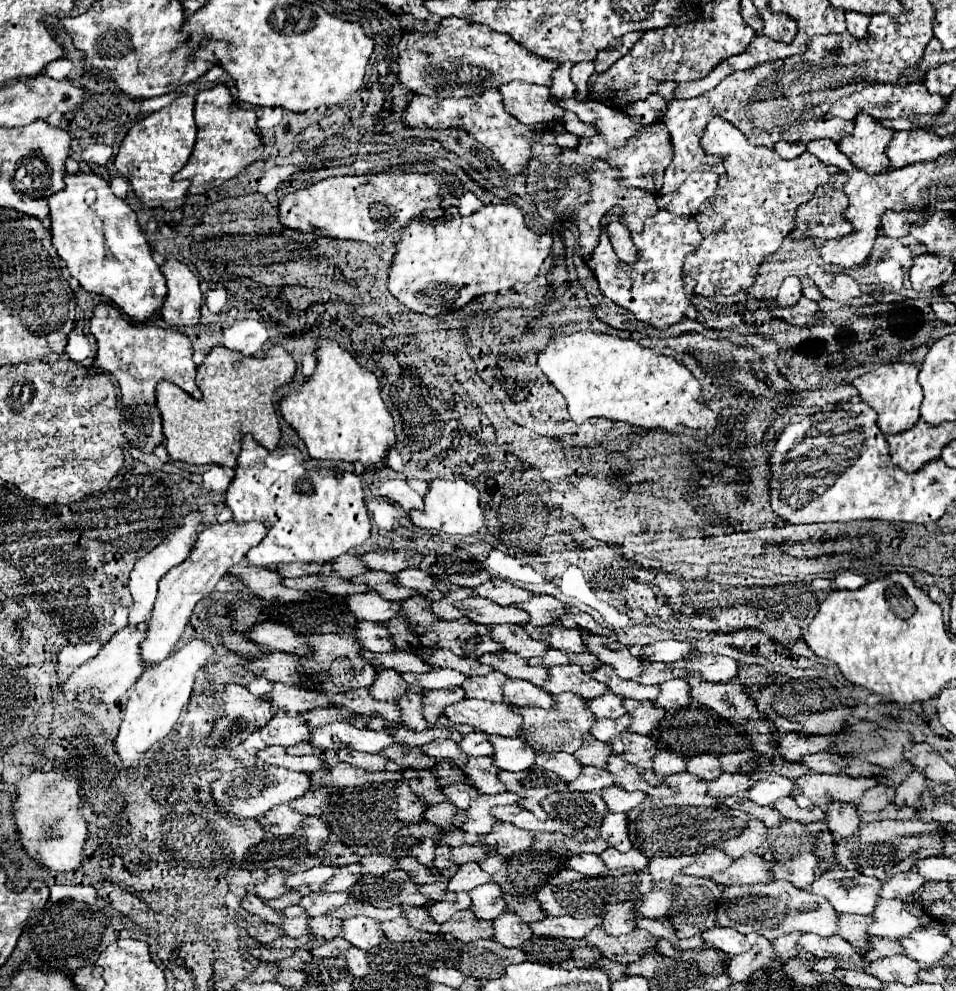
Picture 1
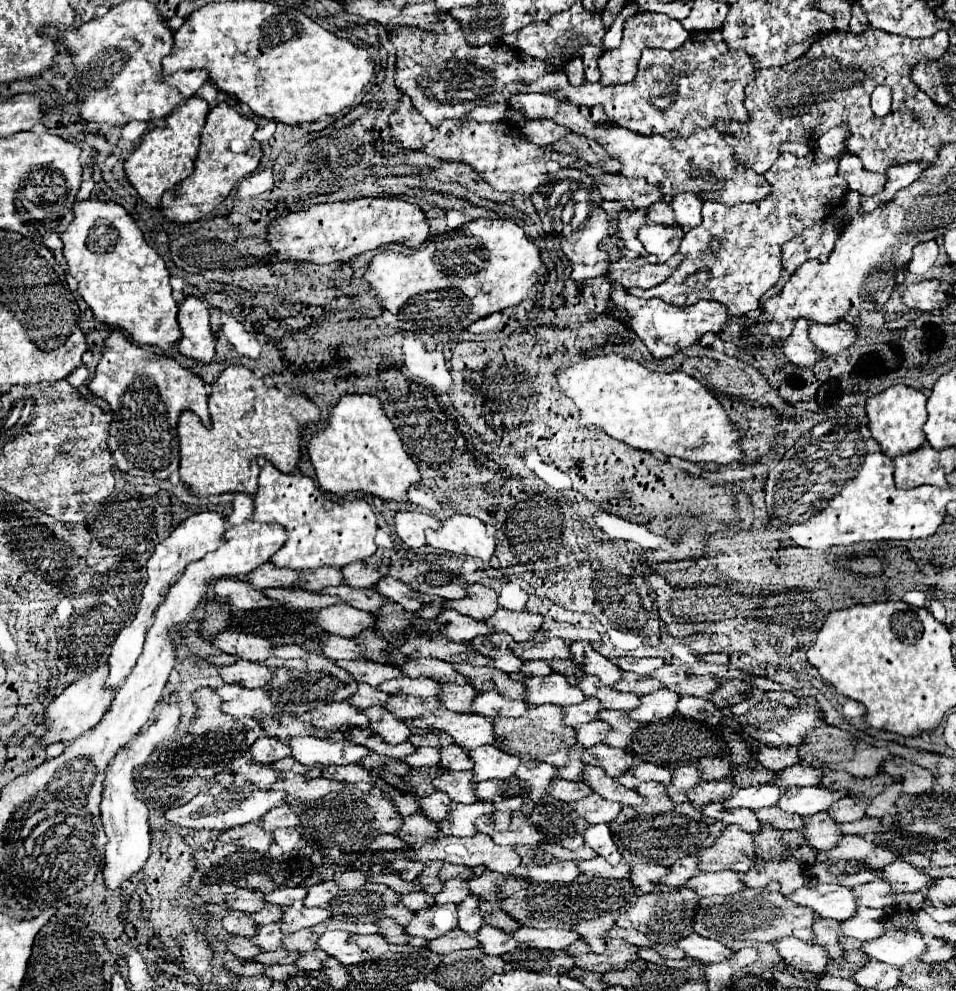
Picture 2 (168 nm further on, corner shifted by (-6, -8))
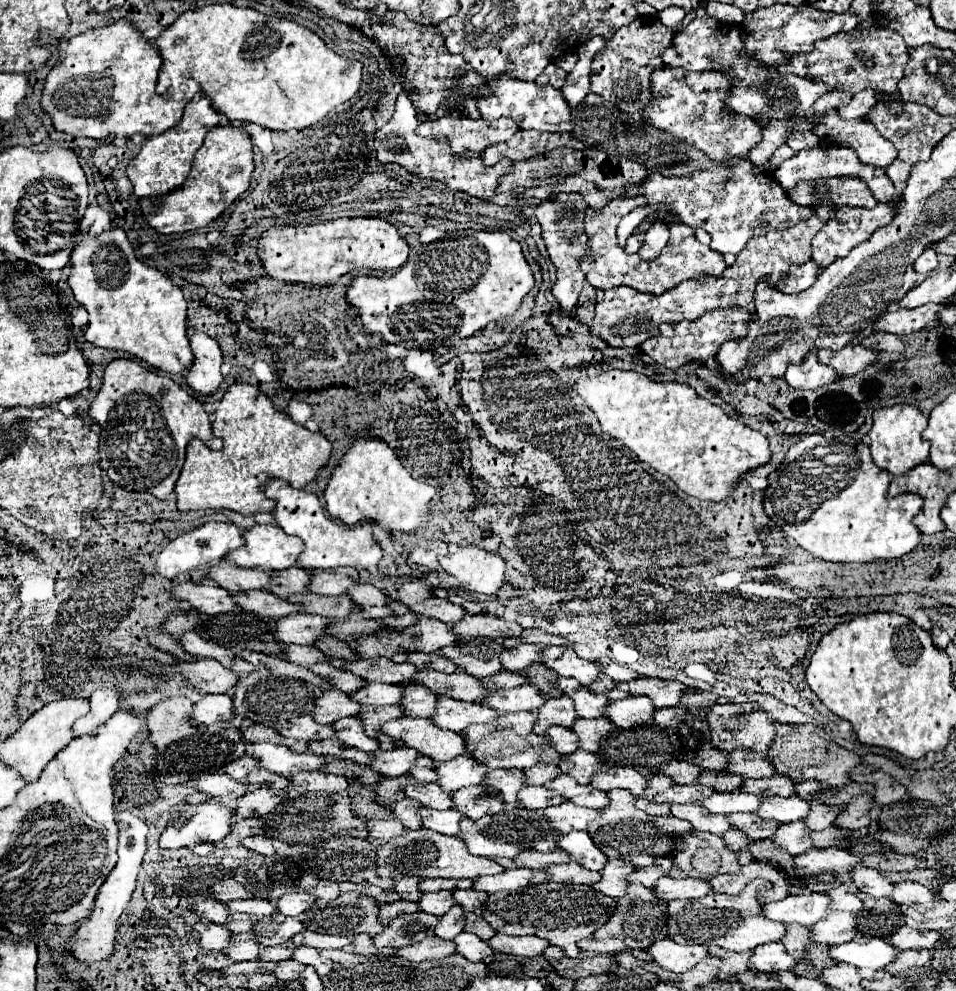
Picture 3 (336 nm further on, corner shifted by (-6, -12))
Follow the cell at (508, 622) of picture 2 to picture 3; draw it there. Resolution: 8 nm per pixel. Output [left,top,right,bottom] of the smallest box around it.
[452,614,524,640]

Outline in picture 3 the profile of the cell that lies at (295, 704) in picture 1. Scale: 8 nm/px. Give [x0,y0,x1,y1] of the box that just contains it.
[192,694,234,724]

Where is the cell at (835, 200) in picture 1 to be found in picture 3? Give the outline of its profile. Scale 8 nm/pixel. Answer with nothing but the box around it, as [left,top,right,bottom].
[776,258,820,294]

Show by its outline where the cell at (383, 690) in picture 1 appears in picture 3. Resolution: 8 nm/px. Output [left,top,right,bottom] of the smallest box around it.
[312,690,362,724]

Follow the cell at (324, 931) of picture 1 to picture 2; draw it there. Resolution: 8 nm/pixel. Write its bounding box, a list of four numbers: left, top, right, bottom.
[282,930,318,952]

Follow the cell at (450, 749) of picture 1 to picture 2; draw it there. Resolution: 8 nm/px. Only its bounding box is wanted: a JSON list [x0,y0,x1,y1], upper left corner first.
[404,748,438,768]

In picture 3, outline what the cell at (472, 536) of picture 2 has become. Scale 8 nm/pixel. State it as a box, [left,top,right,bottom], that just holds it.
[440,544,504,596]

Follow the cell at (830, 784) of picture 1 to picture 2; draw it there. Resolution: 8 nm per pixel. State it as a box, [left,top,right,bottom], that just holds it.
[776,786,846,818]

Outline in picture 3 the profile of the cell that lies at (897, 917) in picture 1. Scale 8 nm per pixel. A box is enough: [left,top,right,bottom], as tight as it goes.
[812,912,856,944]

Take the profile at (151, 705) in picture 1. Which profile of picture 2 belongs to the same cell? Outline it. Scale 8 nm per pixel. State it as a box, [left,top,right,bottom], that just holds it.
[100,696,180,890]

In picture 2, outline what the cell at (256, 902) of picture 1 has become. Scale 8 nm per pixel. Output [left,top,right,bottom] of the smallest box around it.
[222,910,258,936]

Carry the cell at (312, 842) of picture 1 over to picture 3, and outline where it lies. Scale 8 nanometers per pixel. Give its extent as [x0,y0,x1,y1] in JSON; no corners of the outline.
[242,836,276,854]

